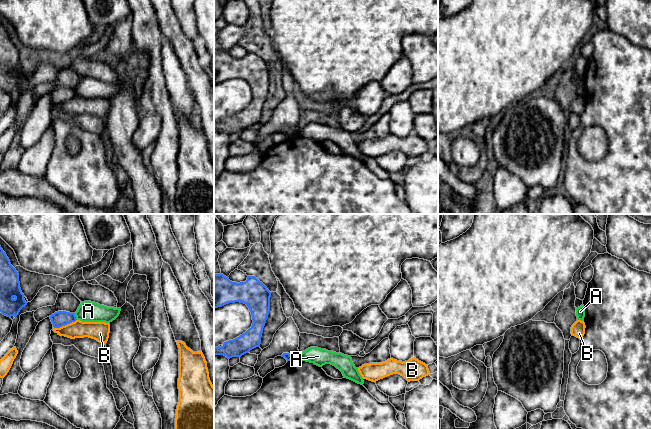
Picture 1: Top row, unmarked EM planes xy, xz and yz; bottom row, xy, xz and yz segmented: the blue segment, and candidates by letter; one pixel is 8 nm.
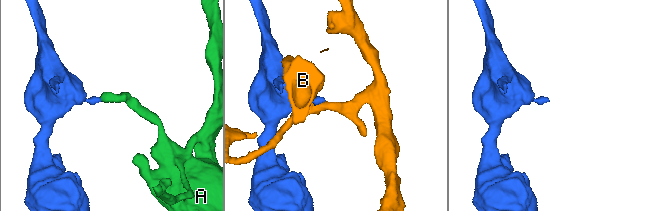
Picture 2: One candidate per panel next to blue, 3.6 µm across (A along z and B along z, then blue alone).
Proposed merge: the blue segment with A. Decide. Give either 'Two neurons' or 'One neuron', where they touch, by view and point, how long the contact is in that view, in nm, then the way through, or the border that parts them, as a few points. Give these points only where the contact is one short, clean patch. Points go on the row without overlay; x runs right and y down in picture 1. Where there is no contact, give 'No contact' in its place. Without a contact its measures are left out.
Two neurons. Touches blue at xy (75, 92). Shared border 60 nm. Boundary: xy (74, 89), (77, 95)

